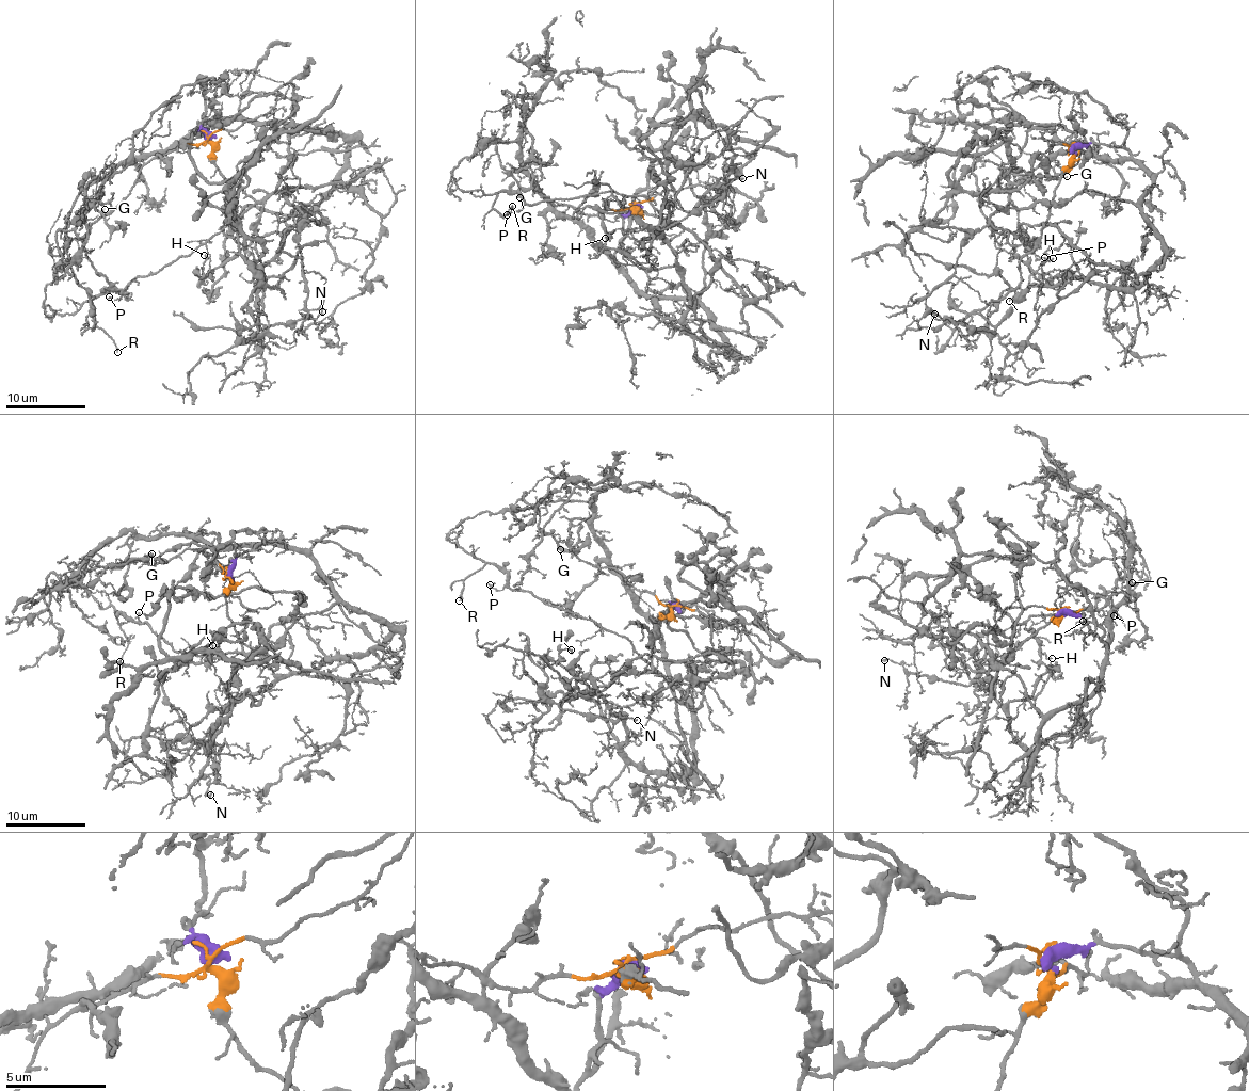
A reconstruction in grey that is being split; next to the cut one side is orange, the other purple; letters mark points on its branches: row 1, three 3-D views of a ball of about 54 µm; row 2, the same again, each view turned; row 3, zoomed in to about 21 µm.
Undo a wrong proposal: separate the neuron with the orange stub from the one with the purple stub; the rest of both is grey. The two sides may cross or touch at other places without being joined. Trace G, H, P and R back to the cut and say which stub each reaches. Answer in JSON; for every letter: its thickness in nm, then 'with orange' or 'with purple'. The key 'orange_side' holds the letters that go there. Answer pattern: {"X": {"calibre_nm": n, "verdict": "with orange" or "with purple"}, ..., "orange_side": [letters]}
{"G": {"calibre_nm": 80, "verdict": "with orange"}, "H": {"calibre_nm": 120, "verdict": "with purple"}, "P": {"calibre_nm": 140, "verdict": "with orange"}, "R": {"calibre_nm": 100, "verdict": "with orange"}, "orange_side": ["G", "P", "R"]}

